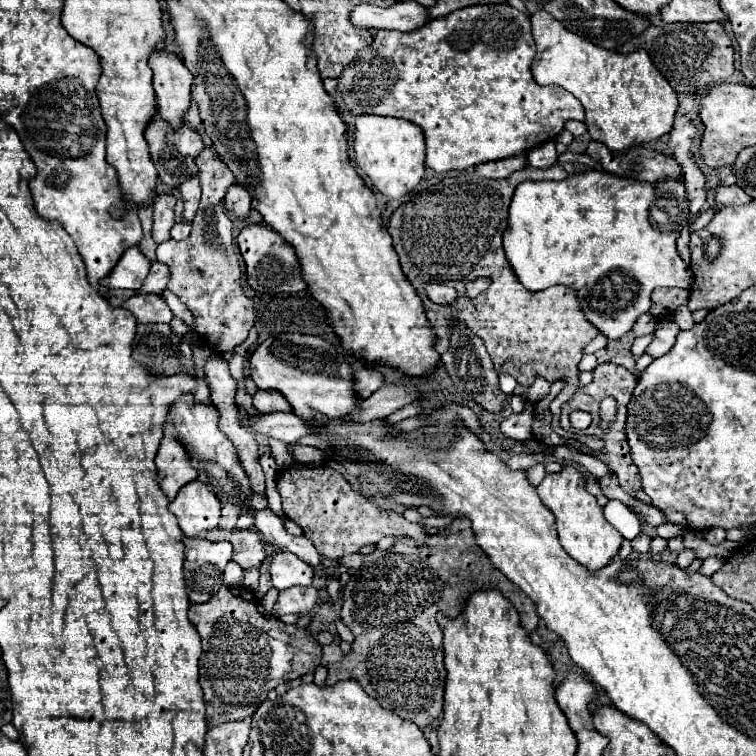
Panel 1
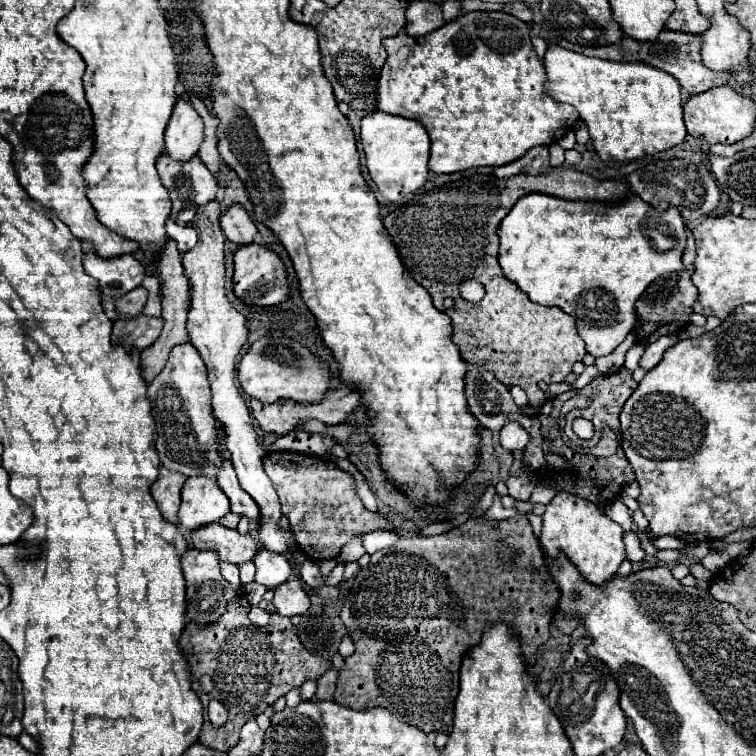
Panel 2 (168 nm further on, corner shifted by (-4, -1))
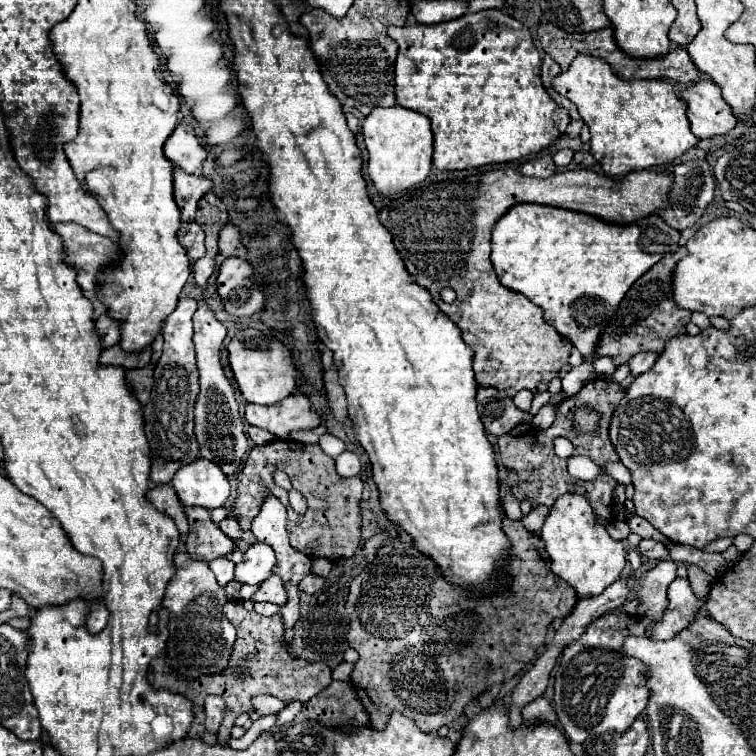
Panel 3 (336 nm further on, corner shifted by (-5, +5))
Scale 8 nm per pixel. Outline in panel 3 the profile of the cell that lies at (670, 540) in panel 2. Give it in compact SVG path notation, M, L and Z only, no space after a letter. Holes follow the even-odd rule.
M632 514L628 518L628 528L630 528L630 532L638 534L640 538L652 538L656 542L668 542L668 538L662 532L658 532L648 520L644 520L644 518L636 516L636 514Z

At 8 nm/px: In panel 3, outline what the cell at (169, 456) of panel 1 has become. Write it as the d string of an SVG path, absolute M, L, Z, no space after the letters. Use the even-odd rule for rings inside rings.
M164 484L164 486L158 486L158 488L152 488L152 492L146 494L148 496L148 502L162 514L170 516L176 524L176 528L180 530L180 534L188 534L188 520L186 520L186 514L182 510L182 504L174 492L174 488L170 484Z

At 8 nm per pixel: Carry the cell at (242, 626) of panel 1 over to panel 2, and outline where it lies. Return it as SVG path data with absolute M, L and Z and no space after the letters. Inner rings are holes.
M237 594L217 622L211 622L209 626L189 626L181 636L181 648L185 654L189 654L191 662L193 690L199 694L203 704L207 704L209 698L217 698L229 712L229 720L223 726L211 726L211 722L207 722L199 734L199 742L203 746L217 748L221 752L237 744L239 730L249 718L261 714L279 696L287 694L295 686L301 686L307 678L317 680L325 670L331 668L331 660L321 656L313 658L307 654L299 634L291 630L291 624L287 622L289 618L271 614L269 624L259 628L247 618L249 608L251 604L247 596ZM205 674L213 680L213 690L207 694L199 684L201 676Z

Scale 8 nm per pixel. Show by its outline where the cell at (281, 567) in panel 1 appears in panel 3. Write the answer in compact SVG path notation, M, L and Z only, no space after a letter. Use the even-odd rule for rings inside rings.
M254 544L244 552L244 558L234 568L234 580L240 584L262 584L276 564L274 550L266 544Z

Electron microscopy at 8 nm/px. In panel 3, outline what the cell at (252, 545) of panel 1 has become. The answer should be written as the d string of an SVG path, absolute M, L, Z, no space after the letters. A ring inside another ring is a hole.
M184 508L190 536L186 538L186 552L194 560L214 560L228 556L234 550L234 542L210 520L210 512L206 508Z

